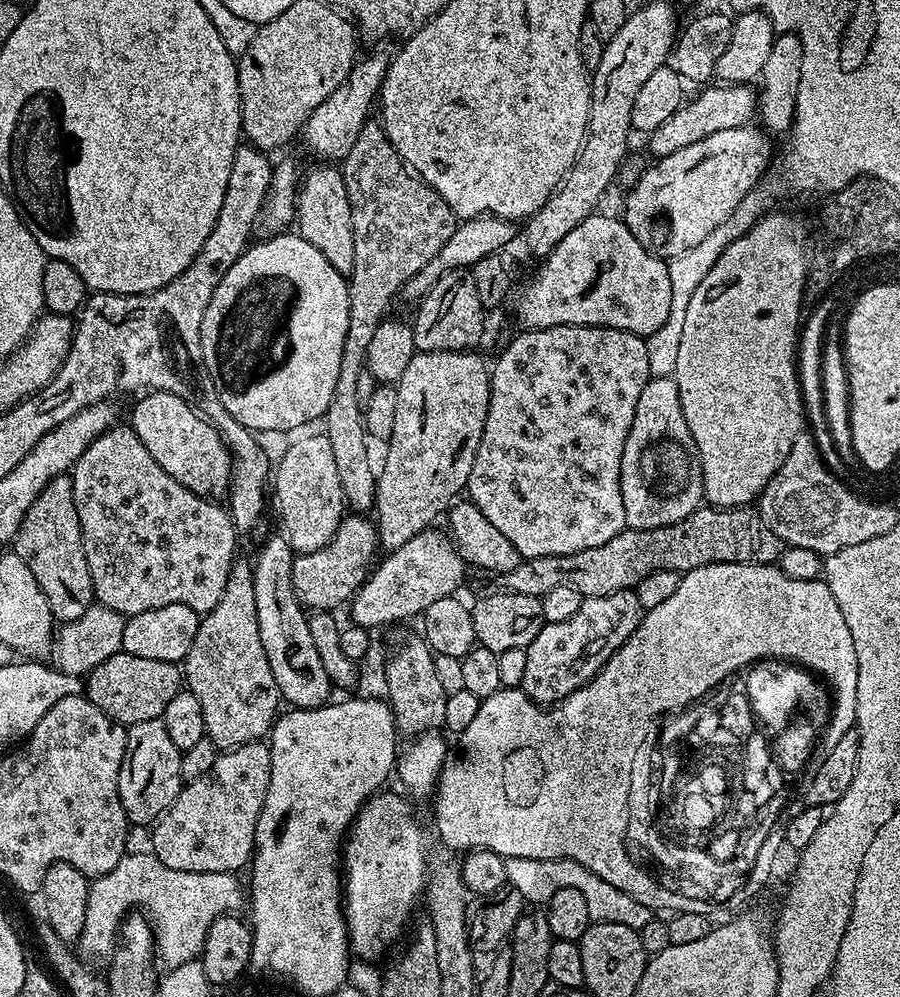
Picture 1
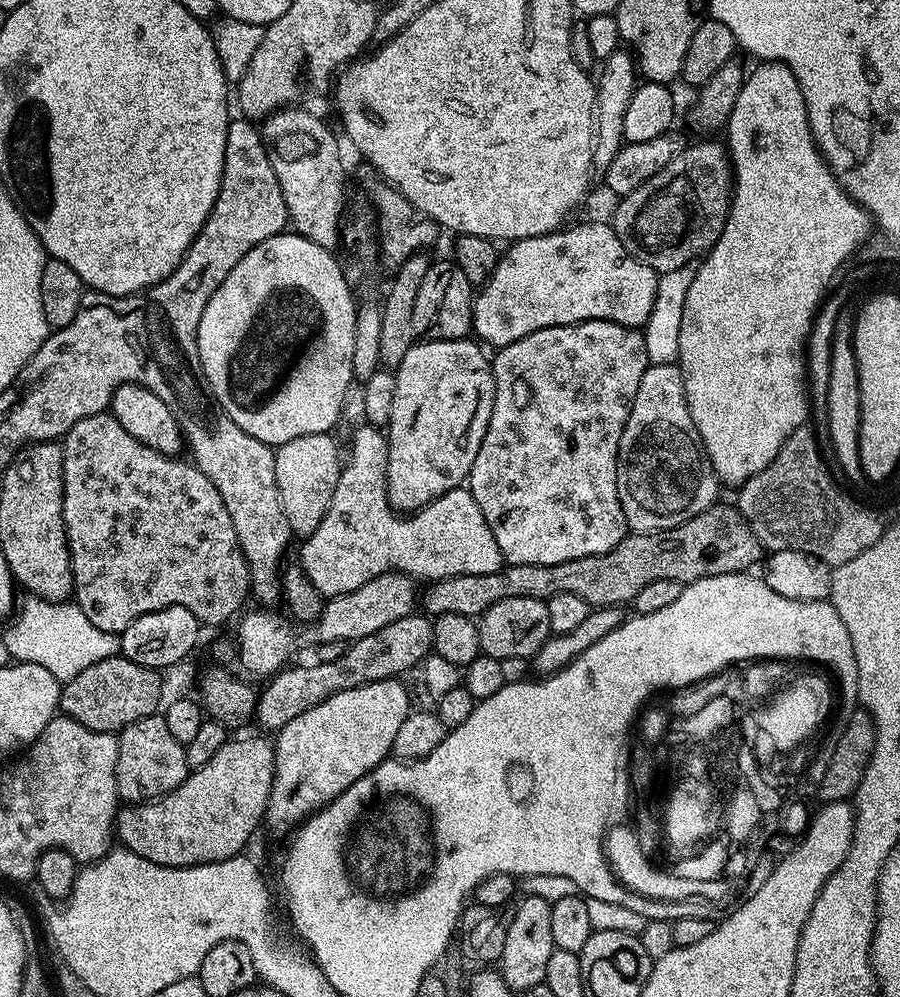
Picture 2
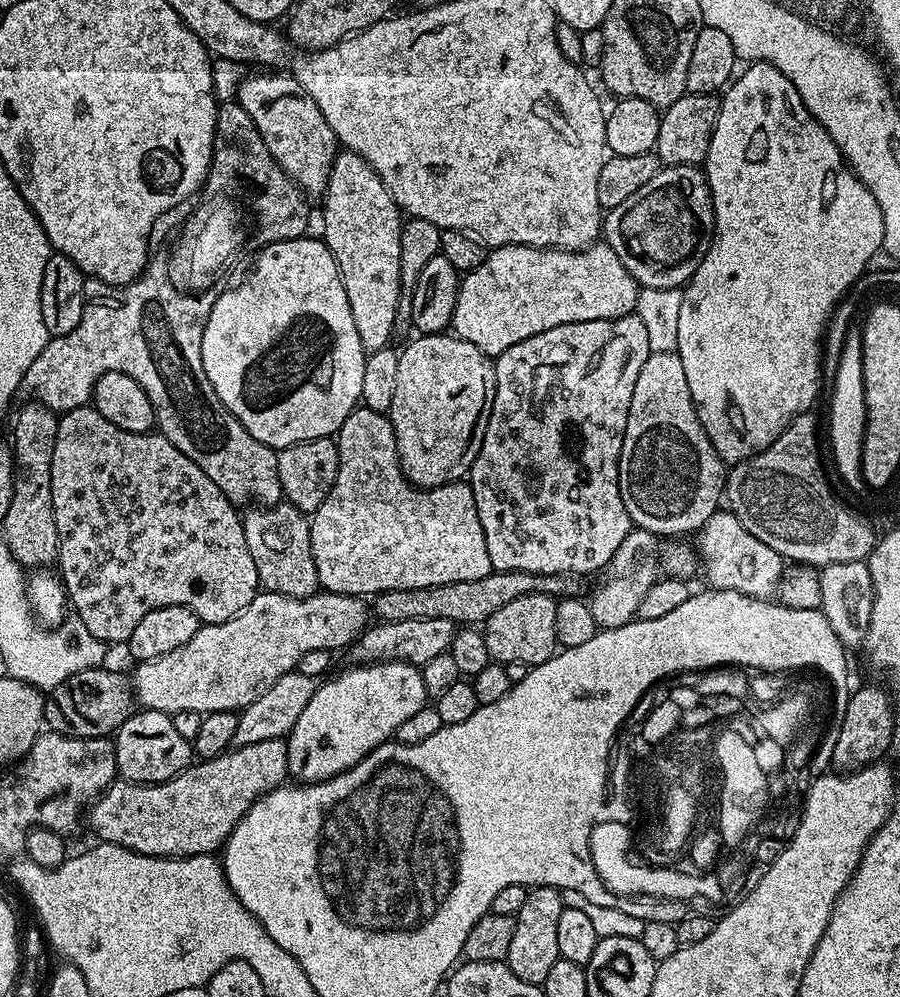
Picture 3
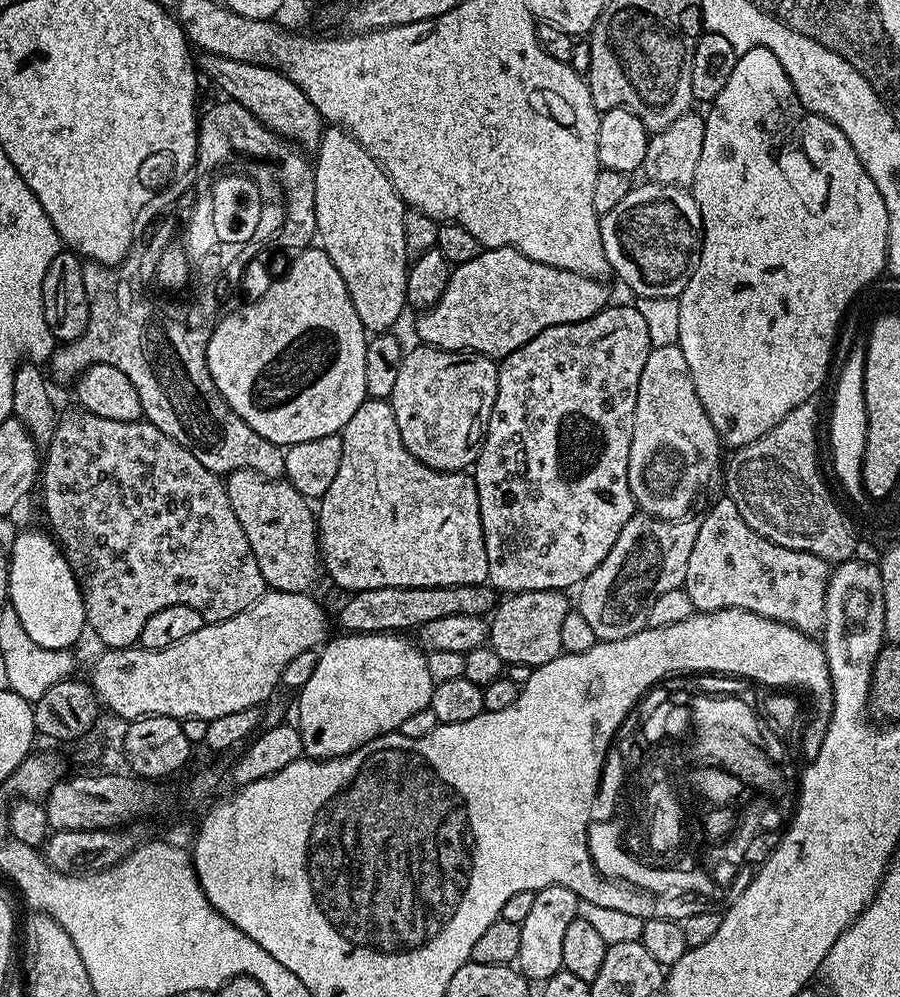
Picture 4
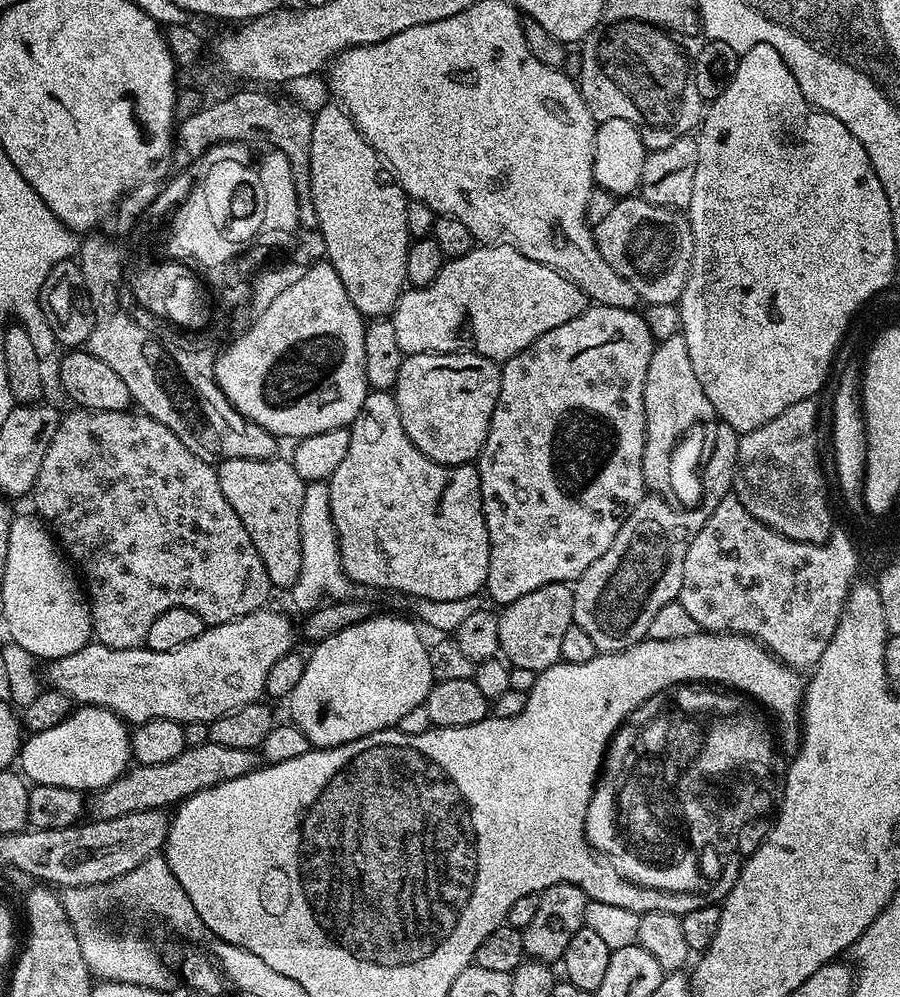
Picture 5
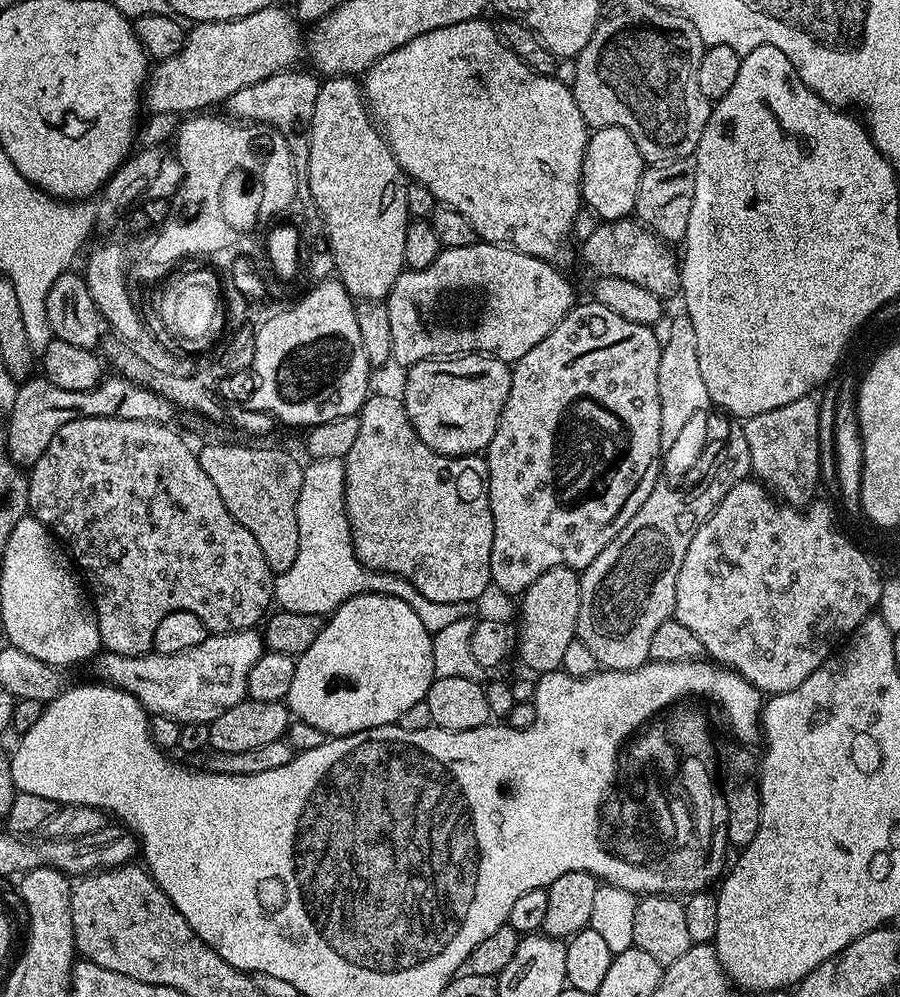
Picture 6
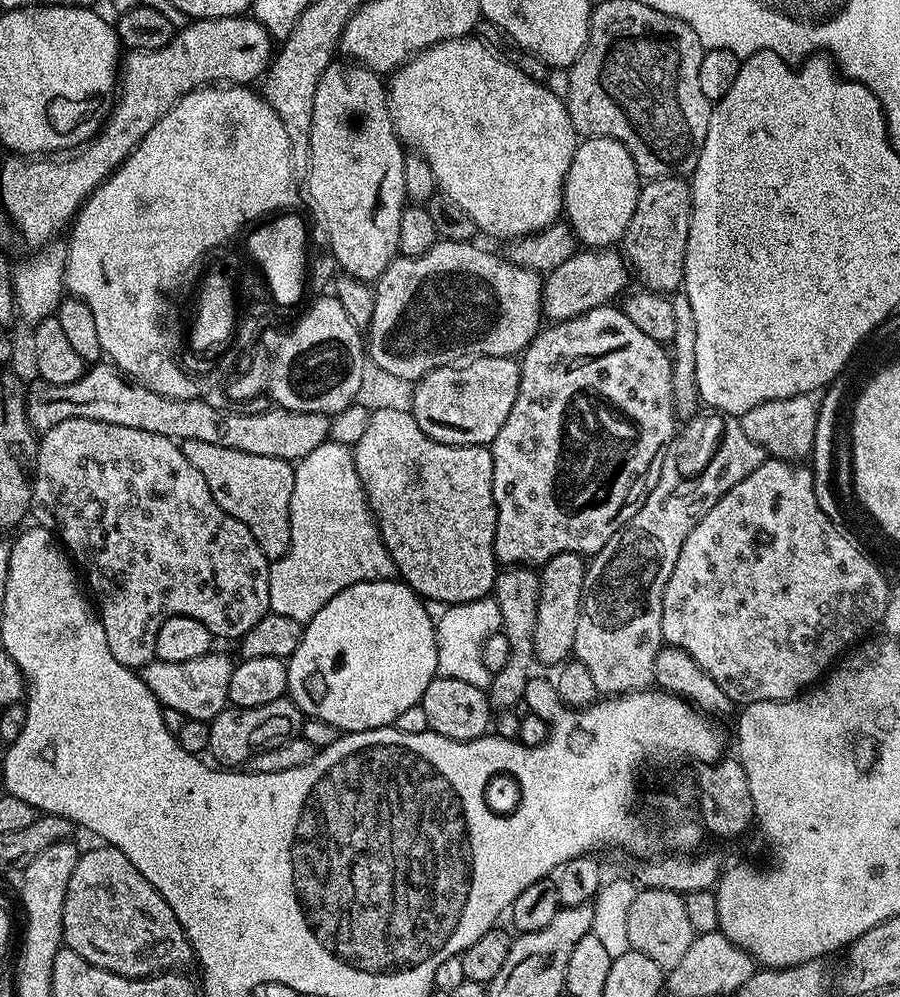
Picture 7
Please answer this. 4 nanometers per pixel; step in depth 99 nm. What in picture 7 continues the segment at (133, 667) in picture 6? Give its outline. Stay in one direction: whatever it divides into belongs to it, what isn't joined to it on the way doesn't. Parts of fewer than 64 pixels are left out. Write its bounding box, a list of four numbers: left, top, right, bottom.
[142,650,234,722]

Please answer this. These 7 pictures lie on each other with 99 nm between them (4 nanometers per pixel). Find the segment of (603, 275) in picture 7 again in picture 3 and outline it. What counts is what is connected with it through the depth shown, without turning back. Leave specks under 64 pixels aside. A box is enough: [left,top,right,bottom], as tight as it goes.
[602,164,716,288]

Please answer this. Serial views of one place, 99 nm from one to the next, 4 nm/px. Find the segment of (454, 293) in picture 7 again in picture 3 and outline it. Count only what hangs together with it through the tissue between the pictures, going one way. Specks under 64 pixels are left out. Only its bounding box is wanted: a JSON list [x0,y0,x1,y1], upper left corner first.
[450,242,640,358]

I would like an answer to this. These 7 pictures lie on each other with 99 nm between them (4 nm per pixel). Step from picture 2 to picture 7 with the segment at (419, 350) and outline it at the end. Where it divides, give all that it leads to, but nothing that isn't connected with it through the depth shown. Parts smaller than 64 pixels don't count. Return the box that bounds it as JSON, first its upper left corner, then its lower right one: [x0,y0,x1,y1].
[410,356,520,445]

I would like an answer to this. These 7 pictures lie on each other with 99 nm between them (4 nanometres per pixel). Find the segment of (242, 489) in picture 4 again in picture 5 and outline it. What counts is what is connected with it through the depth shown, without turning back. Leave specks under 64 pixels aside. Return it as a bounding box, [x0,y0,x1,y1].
[215,458,306,590]

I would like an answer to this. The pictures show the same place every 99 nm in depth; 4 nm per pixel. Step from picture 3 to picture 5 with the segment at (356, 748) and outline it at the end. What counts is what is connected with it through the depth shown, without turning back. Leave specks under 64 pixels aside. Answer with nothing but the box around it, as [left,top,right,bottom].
[286,614,434,749]

